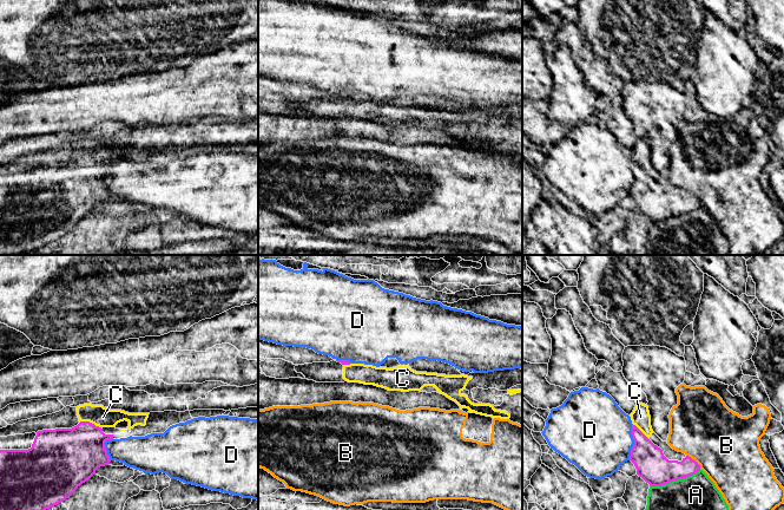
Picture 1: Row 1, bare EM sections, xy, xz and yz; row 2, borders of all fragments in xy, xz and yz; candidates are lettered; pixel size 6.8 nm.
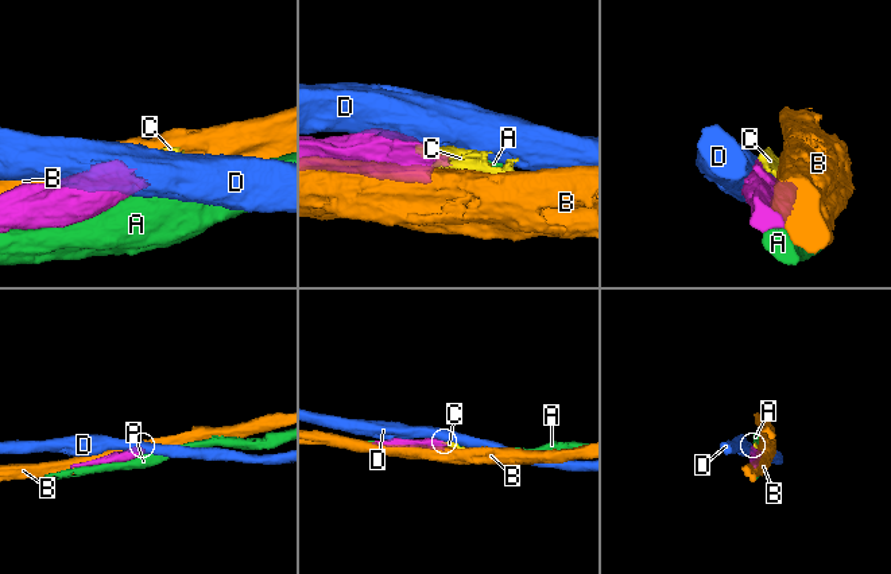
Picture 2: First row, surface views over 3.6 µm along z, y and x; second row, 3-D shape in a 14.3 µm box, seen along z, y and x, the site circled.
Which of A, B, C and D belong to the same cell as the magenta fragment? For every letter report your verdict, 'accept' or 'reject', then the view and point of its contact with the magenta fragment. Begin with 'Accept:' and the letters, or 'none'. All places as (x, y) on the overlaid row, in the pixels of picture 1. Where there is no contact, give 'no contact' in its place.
Accept: C
A: reject; contact yz (674, 479)
B: reject; contact yz (694, 461)
C: accept; contact xy (91, 423)
D: reject; contact yz (634, 442)

